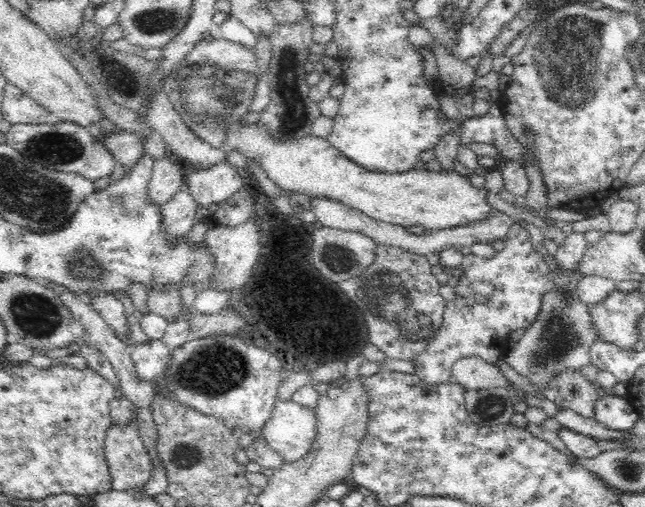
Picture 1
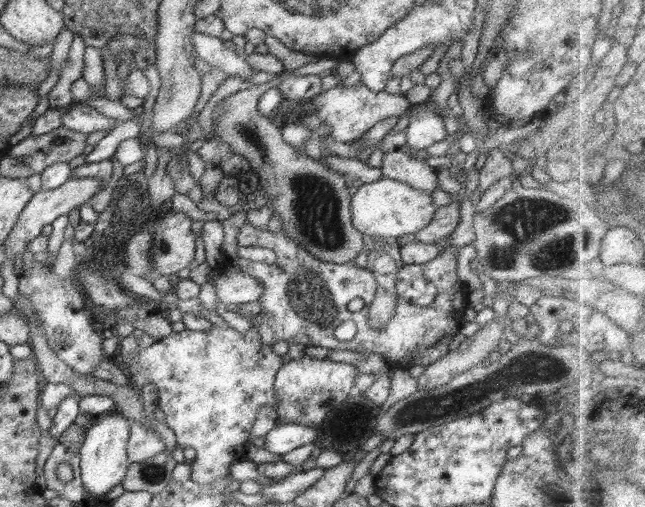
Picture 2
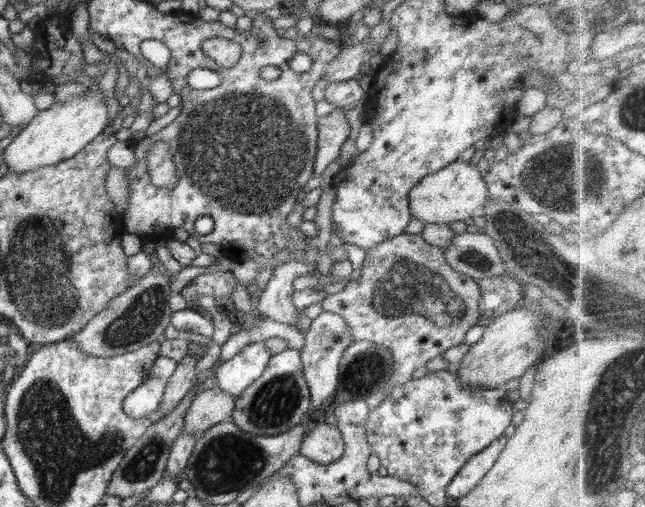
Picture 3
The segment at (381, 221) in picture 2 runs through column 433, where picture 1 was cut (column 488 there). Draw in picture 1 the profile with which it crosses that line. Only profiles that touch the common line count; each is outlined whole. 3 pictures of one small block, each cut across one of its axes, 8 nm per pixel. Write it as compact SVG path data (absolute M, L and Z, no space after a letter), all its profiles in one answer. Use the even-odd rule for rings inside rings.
M240 119L231 122L227 129L224 152L239 151L245 158L258 162L262 170L266 172L268 181L274 182L281 190L290 193L298 193L311 198L330 198L335 202L342 202L349 208L354 208L366 214L373 220L380 220L389 224L403 227L421 226L428 230L444 230L487 220L495 210L488 203L486 188L476 188L470 183L467 175L461 176L452 170L408 170L408 172L370 172L354 161L348 160L338 149L330 145L326 138L309 136L294 139L276 141L268 135L268 129L260 127L258 123L250 126L241 124Z

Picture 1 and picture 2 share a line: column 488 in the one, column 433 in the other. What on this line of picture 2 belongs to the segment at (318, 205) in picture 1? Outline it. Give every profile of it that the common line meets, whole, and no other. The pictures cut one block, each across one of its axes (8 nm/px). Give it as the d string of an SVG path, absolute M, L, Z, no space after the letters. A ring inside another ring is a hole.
M454 200L448 206L438 207L428 226L415 234L415 238L424 244L434 244L443 240L462 222L460 204Z

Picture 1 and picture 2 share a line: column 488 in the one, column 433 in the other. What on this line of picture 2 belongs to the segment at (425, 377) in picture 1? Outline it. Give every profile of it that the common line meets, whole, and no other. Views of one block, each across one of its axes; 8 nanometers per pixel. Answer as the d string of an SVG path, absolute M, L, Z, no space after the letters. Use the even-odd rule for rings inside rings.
M245 221L244 225L238 232L237 241L239 246L258 246L258 248L270 248L277 254L277 262L258 263L248 259L240 258L236 262L236 266L248 274L255 276L263 285L264 292L258 302L261 304L262 311L260 315L264 316L262 323L253 323L252 326L257 328L260 340L264 346L274 346L280 341L286 341L288 344L302 344L305 348L308 346L316 346L326 348L328 351L345 351L366 354L372 352L382 356L390 369L401 368L409 369L412 366L422 365L428 366L440 358L446 356L448 346L462 325L462 318L467 303L467 295L469 289L467 285L460 280L456 271L456 258L458 247L446 247L436 258L426 262L426 264L405 264L398 271L397 281L395 282L395 292L397 294L398 304L396 305L393 317L389 324L382 329L374 329L367 322L367 312L370 303L374 300L380 288L373 272L367 268L359 267L350 260L346 264L332 264L318 260L314 254L304 250L299 244L296 244L291 238L285 235L283 229L279 232L268 231L268 229L256 229L250 223ZM354 298L362 298L364 307L358 312L351 312L348 309L348 303ZM346 320L352 320L357 326L357 332L349 342L340 342L334 336L334 329L340 326Z

